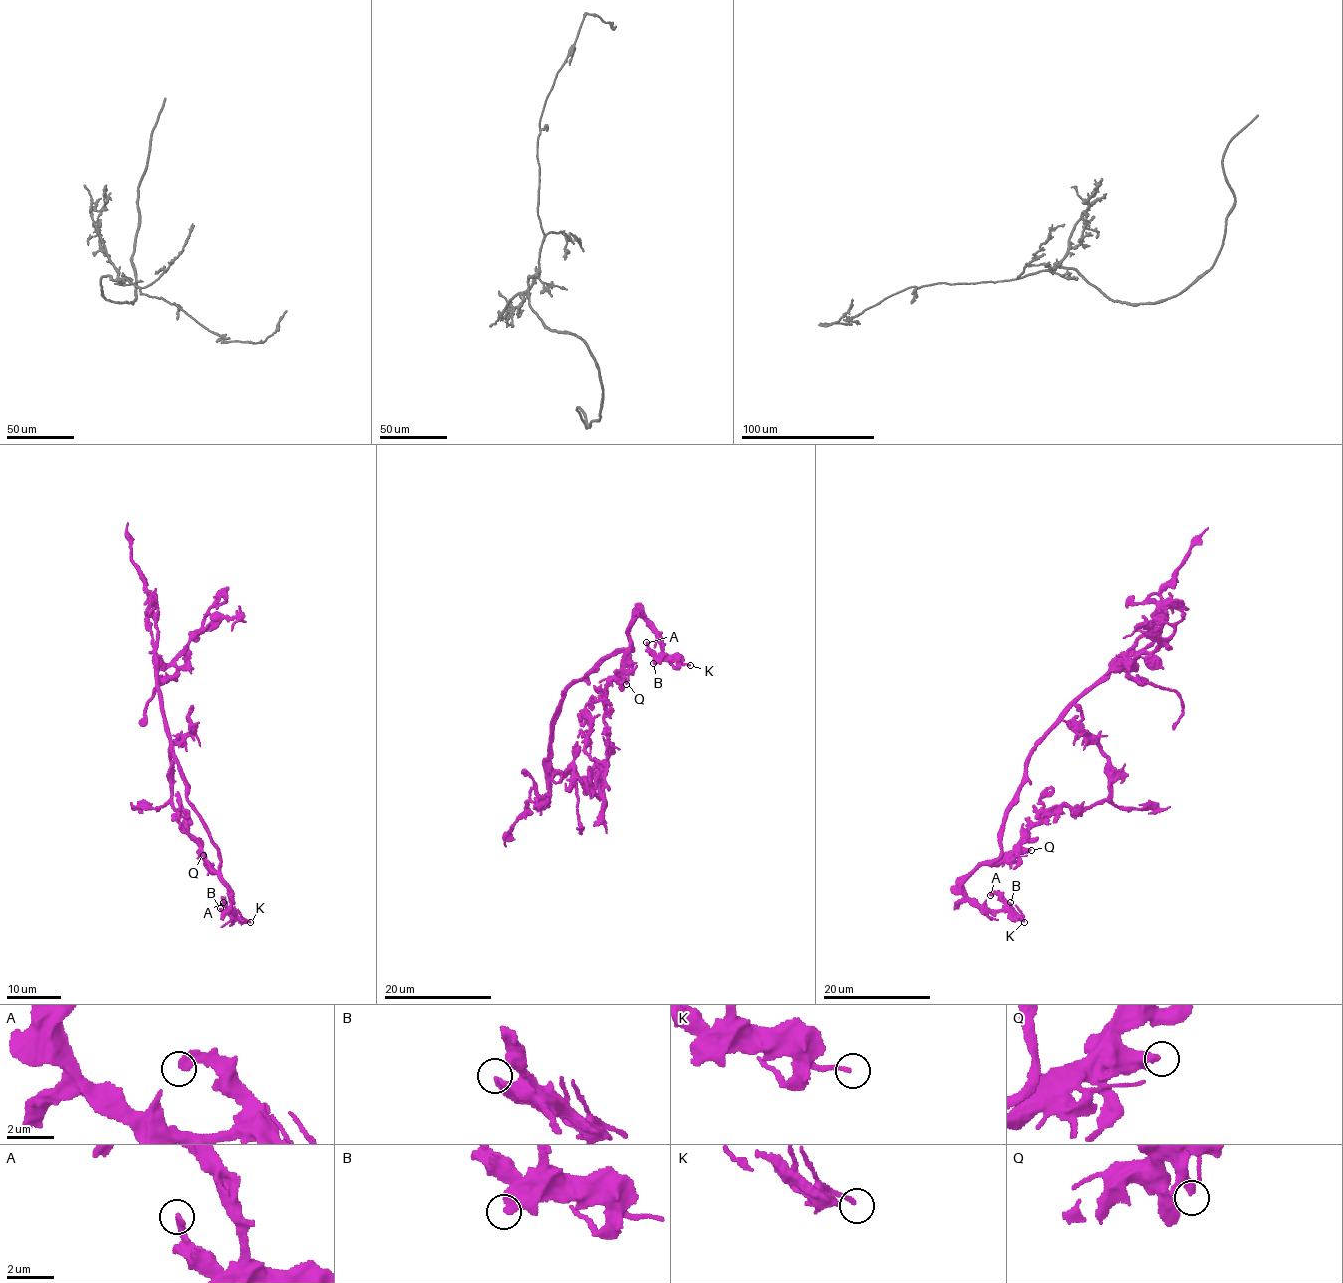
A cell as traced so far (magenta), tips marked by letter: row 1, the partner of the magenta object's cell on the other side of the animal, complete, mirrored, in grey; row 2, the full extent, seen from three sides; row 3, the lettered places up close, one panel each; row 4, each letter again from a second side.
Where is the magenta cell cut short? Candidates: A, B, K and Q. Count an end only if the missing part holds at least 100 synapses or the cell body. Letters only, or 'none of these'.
none of these

